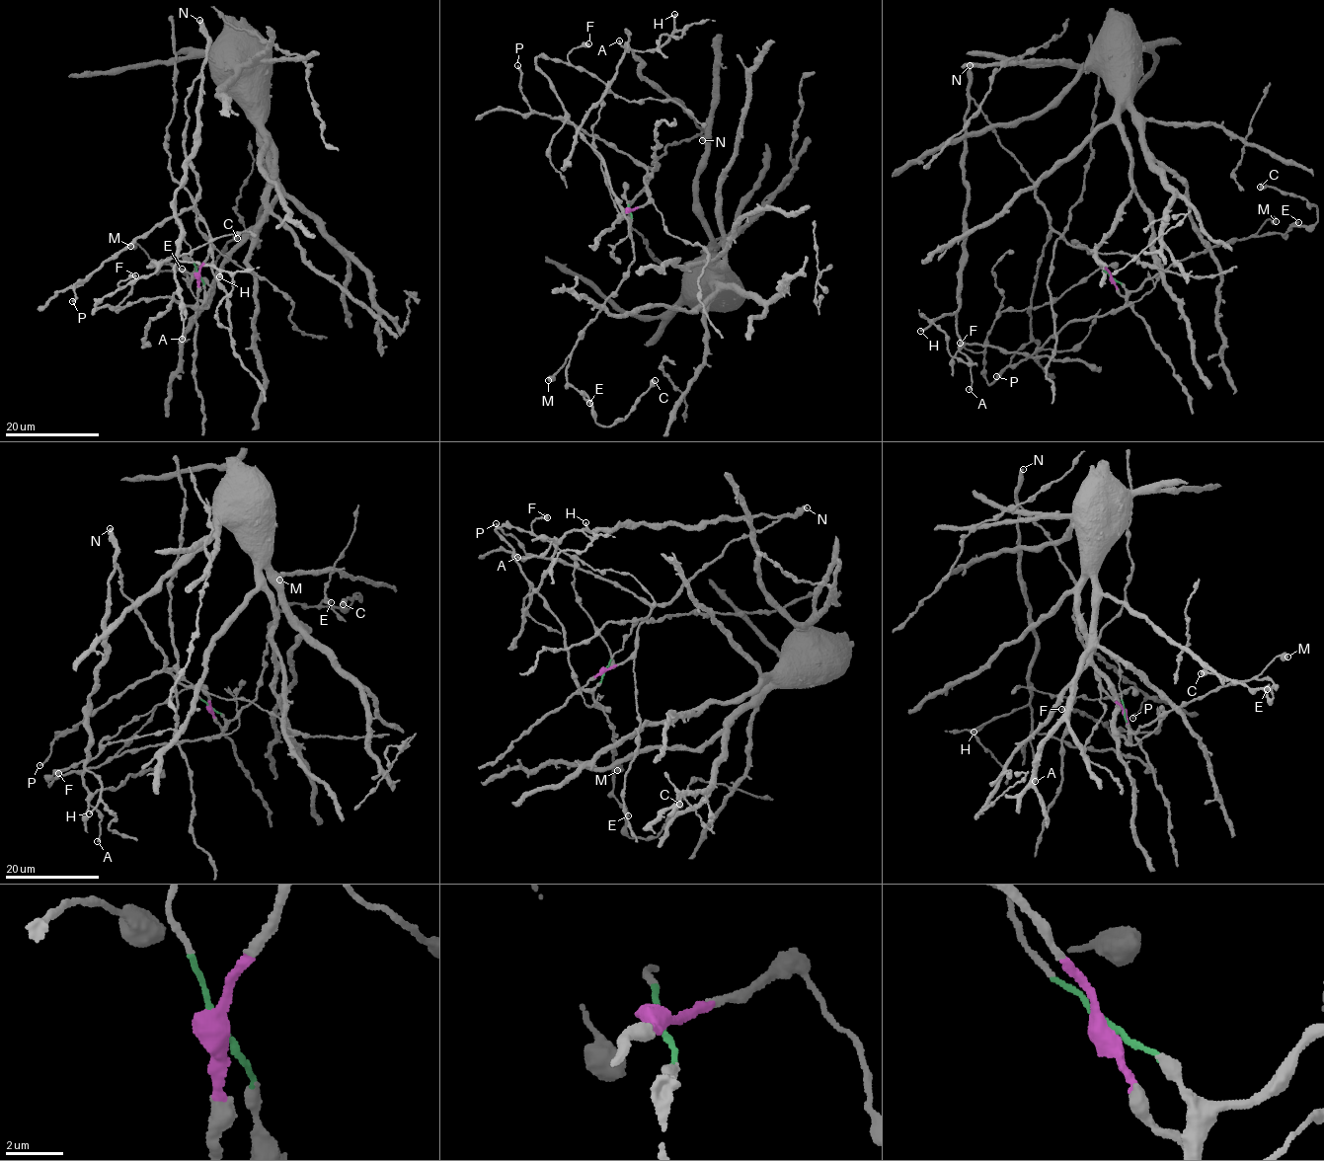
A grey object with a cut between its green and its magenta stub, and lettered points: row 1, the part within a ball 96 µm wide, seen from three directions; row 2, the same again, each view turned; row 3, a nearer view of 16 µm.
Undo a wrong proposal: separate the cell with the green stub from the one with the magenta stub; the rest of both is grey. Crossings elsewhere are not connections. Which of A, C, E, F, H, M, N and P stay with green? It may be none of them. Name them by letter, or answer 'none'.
C, E, F, M

